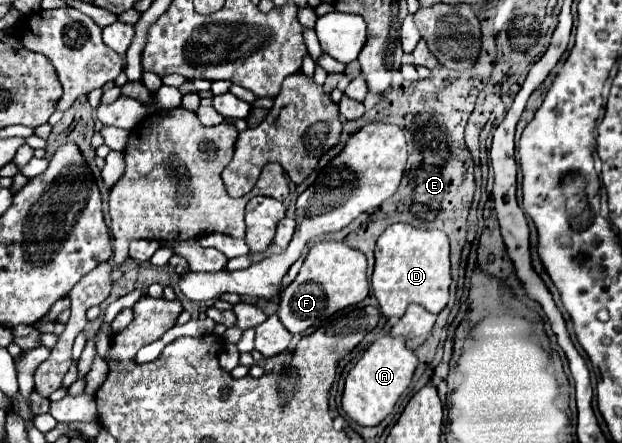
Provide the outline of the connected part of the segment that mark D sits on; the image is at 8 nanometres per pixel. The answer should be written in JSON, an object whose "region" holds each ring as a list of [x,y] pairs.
{"region":[[[394,223],[380,235],[376,243],[372,289],[380,303],[380,311],[388,319],[402,317],[410,303],[418,303],[430,313],[440,313],[448,305],[450,283],[450,243],[444,231],[424,231],[408,223]]]}

